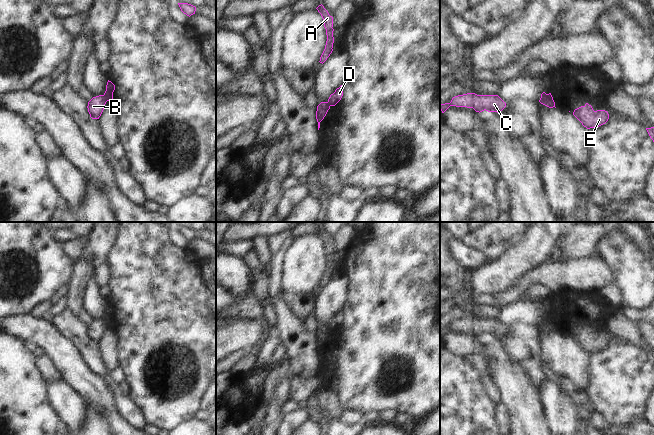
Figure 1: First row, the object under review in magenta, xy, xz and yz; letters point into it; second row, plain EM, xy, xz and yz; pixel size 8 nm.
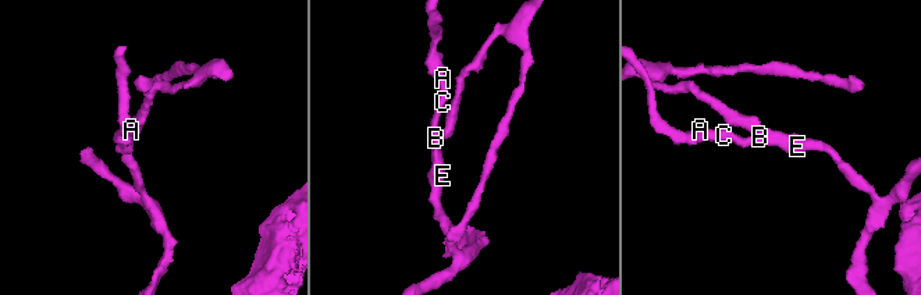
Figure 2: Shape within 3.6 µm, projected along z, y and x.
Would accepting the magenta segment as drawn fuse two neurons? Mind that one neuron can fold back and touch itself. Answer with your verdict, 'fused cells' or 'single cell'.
fused cells

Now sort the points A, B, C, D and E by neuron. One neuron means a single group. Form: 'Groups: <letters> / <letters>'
Groups: A B C E / D

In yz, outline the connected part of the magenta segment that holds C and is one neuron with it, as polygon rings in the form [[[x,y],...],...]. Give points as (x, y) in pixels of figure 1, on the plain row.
[[[467,317],[453,321],[450,327],[441,328],[440,334],[444,337],[450,330],[473,332],[479,337],[484,334],[500,337],[506,327],[498,319]]]

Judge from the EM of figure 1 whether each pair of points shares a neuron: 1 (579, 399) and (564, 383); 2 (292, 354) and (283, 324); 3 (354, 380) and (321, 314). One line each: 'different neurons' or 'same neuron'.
1: same neuron
2: same neuron
3: different neurons

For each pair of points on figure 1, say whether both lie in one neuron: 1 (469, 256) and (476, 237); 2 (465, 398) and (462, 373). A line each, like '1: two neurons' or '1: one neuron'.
1: two neurons
2: one neuron

